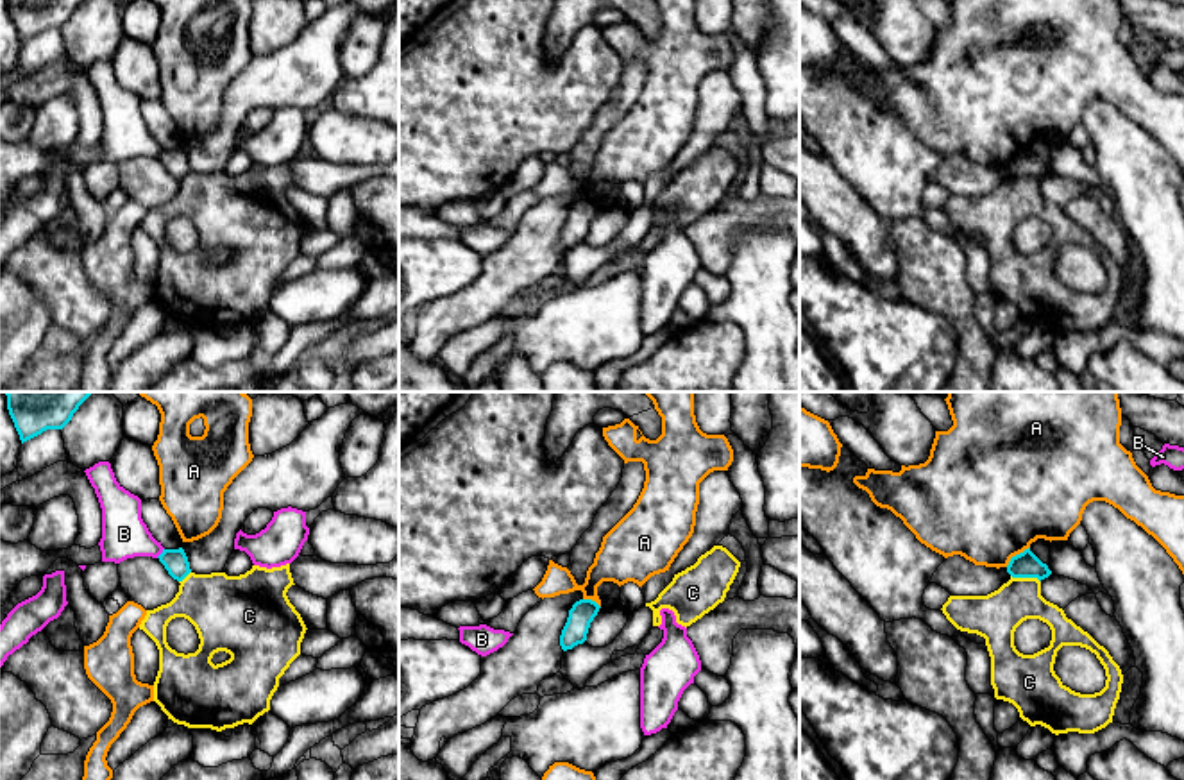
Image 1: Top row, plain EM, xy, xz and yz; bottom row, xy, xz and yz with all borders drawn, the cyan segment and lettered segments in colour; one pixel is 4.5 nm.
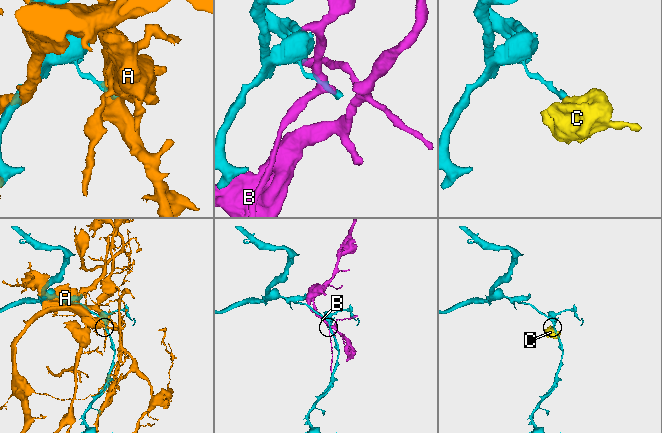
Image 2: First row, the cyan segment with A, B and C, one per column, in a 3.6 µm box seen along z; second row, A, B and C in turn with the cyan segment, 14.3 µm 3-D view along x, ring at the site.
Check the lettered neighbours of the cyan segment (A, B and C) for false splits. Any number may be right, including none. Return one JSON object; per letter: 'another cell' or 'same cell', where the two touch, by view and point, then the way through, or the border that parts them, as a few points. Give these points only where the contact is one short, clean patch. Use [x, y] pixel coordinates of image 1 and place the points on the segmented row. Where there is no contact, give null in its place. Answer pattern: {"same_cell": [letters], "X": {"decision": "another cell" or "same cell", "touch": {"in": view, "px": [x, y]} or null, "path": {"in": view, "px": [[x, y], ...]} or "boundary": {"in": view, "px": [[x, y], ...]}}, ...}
{"same_cell": [], "A": {"decision": "another cell", "touch": {"in": "yz", "px": [1016, 555]}}, "B": {"decision": "another cell", "touch": {"in": "xy", "px": [161, 553]}}, "C": {"decision": "another cell", "touch": {"in": "yz", "px": [1025, 576]}, "boundary": {"in": "yz", "px": [[1011, 575], [1040, 582]]}}}

